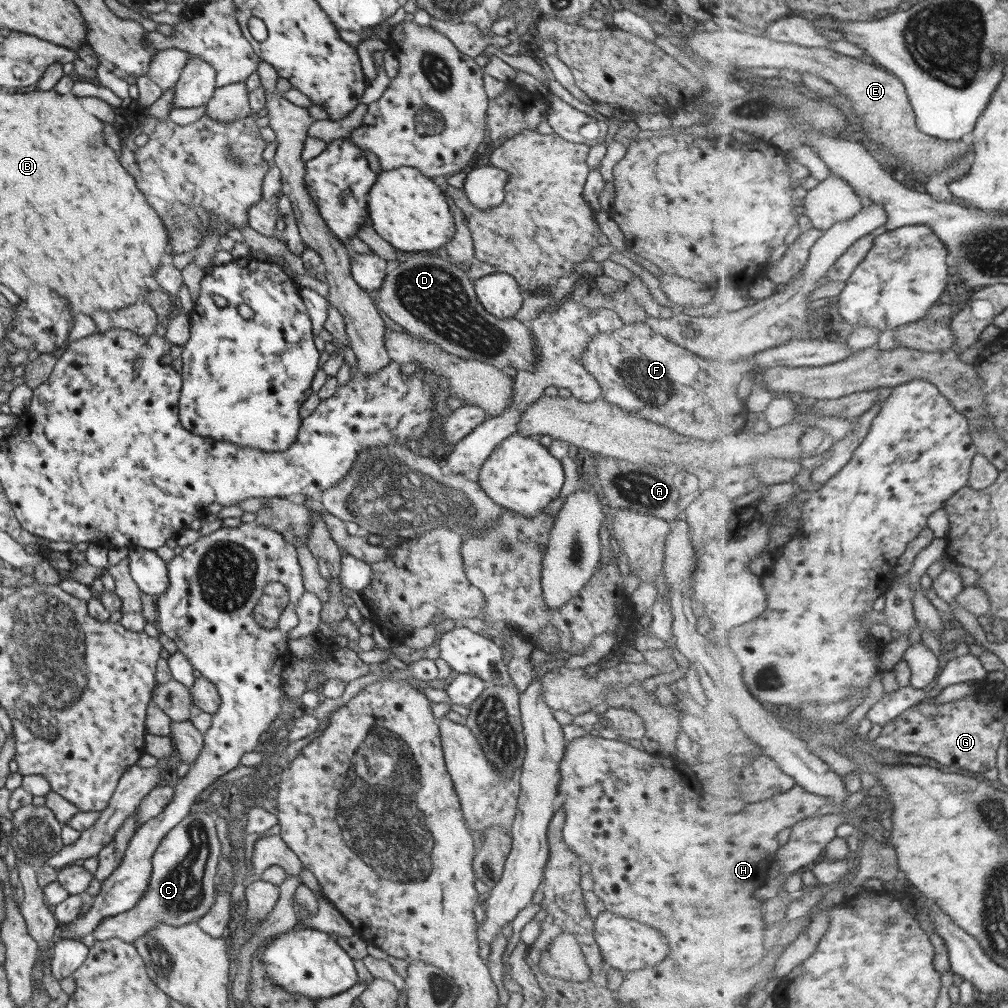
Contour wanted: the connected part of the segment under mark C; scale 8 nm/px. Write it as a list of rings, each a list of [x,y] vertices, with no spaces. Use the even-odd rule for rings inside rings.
[[[190,811],[159,841],[150,860],[150,877],[142,897],[128,911],[100,920],[91,936],[101,941],[117,938],[133,943],[160,922],[181,926],[201,918],[214,903],[214,877],[220,854],[212,815]]]

